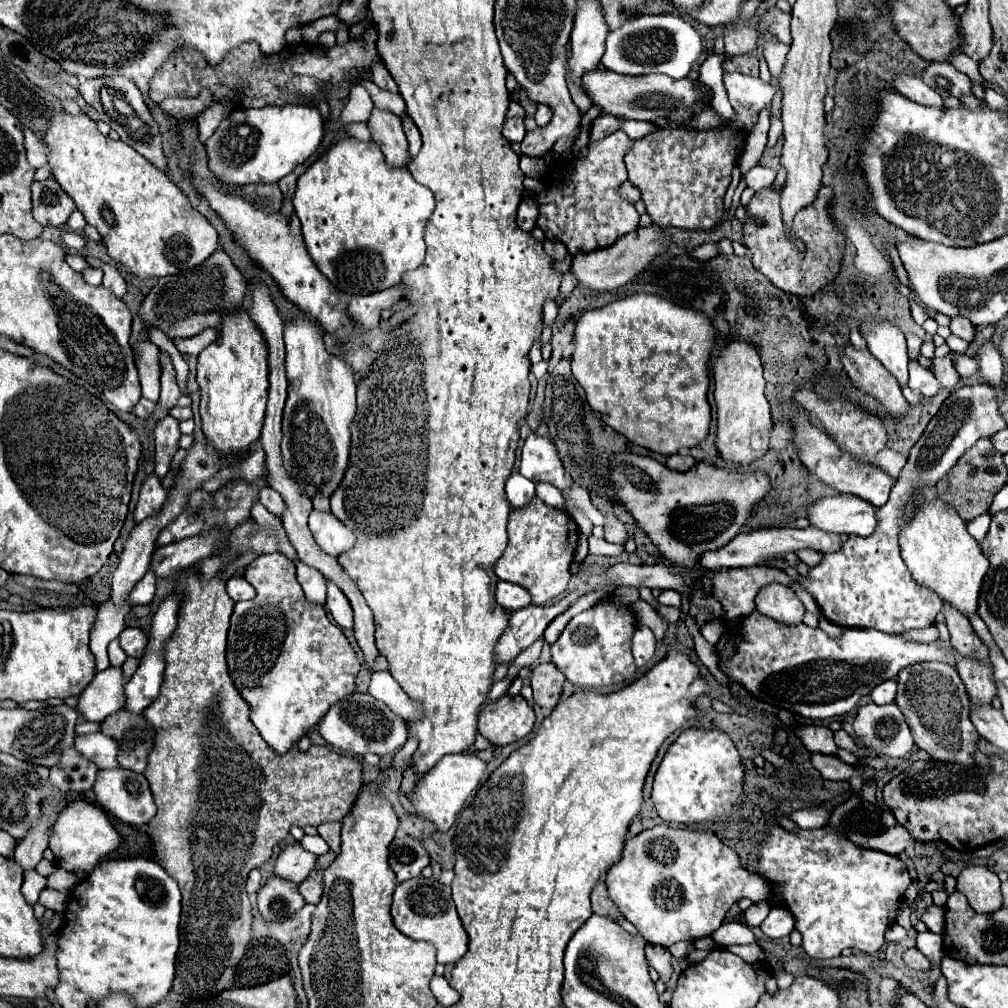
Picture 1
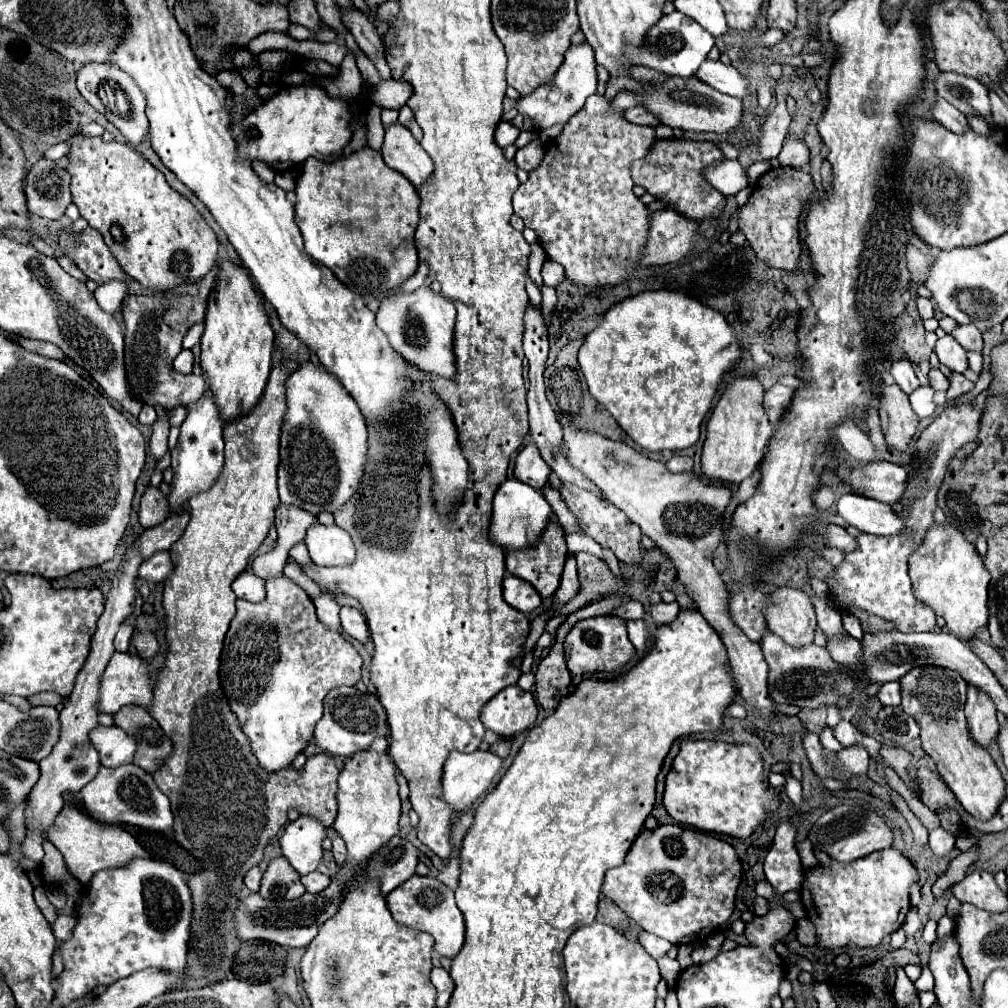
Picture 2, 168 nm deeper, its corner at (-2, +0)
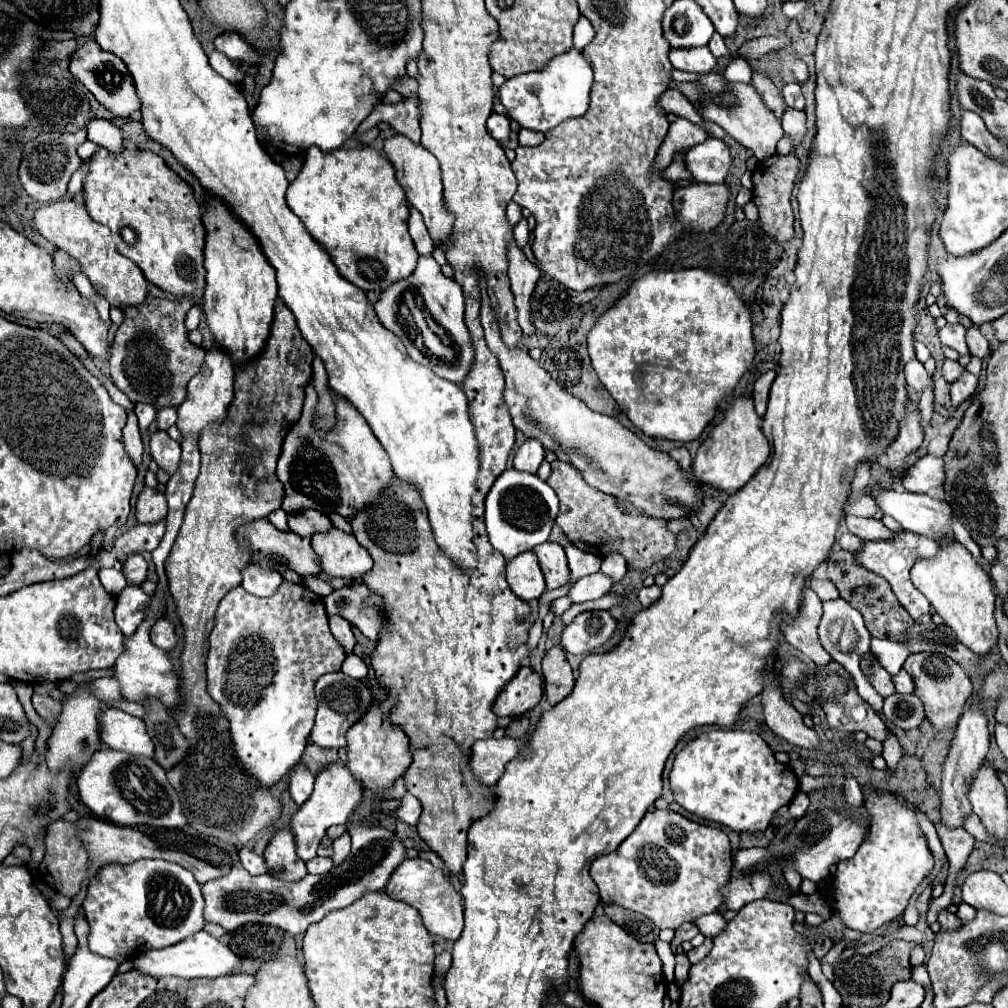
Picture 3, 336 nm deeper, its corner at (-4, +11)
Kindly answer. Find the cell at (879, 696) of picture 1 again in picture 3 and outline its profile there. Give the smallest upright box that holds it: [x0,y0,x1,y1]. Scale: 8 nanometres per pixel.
[892,669,914,693]

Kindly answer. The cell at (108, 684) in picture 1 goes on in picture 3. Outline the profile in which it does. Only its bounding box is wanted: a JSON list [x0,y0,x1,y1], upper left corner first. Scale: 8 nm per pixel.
[112,619,180,709]

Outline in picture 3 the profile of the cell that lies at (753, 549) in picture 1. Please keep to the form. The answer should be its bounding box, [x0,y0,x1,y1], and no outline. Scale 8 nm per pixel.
[846,515,894,541]

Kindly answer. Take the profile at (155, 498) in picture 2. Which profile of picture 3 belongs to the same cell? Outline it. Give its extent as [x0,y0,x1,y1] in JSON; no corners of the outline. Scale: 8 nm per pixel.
[136,487,168,523]

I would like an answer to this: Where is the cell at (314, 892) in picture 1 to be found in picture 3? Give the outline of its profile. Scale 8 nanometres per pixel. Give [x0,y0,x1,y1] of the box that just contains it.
[306,857,334,875]

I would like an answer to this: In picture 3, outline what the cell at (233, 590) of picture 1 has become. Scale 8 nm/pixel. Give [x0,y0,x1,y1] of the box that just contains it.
[242,563,282,597]

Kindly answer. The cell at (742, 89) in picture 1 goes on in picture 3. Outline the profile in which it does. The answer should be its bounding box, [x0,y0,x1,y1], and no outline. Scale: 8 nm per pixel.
[670,47,718,73]

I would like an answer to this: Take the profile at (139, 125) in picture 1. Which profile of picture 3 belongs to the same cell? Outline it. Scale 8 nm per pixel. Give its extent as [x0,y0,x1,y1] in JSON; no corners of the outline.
[70,37,142,117]

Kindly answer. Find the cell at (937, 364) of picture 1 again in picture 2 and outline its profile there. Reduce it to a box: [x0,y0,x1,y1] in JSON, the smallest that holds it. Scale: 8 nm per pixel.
[948,374,974,402]

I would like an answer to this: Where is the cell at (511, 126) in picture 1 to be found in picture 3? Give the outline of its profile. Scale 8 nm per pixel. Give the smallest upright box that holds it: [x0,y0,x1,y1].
[486,113,510,141]

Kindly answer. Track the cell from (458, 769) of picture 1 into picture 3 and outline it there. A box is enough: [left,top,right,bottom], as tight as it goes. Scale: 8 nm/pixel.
[468,737,524,787]

